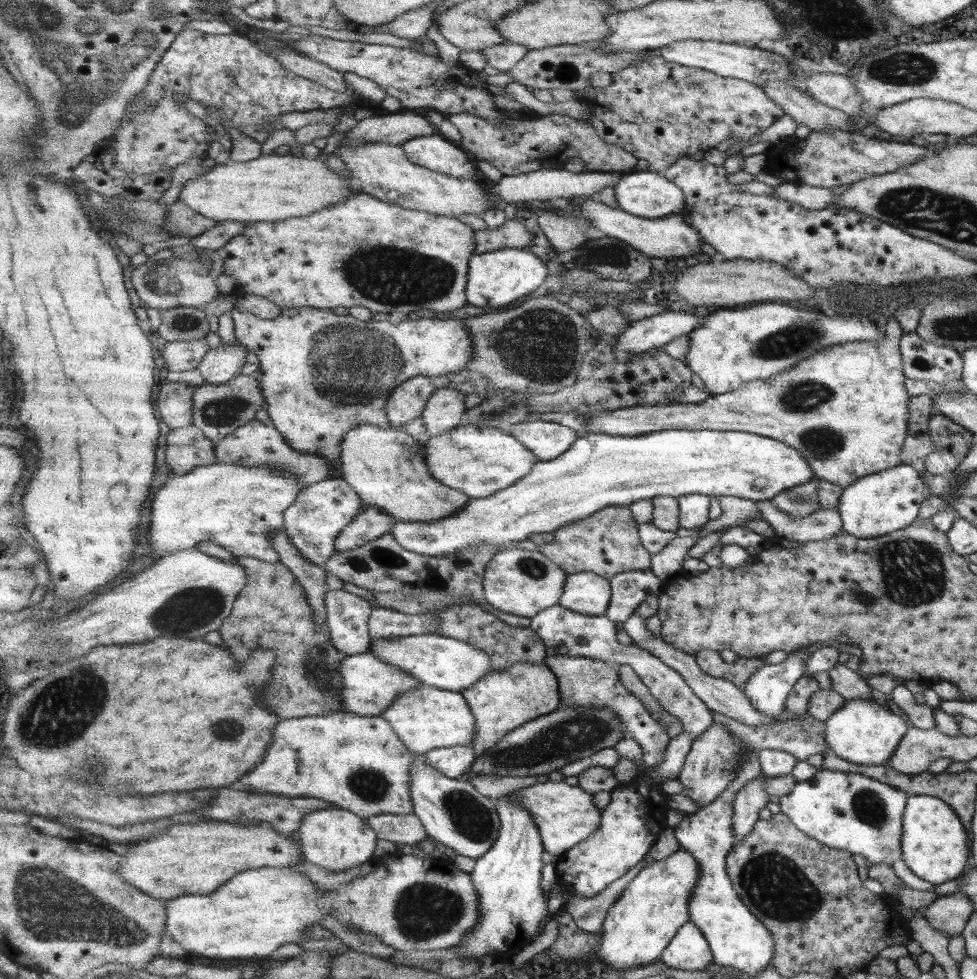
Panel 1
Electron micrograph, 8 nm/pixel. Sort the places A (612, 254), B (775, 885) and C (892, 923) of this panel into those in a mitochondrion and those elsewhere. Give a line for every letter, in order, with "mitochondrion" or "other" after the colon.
A: mitochondrion
B: mitochondrion
C: other

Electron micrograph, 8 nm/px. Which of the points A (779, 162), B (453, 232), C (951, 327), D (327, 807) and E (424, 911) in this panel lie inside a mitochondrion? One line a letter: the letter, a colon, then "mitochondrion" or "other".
A: other
B: other
C: mitochondrion
D: other
E: mitochondrion

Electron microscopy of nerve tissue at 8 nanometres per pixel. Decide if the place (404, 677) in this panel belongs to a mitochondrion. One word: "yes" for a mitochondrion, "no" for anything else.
no

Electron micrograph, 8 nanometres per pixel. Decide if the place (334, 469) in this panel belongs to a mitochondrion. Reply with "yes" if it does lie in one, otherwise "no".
no

